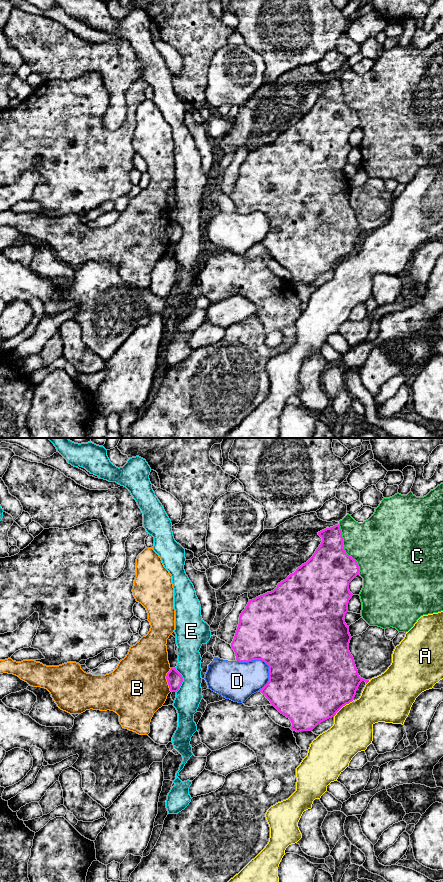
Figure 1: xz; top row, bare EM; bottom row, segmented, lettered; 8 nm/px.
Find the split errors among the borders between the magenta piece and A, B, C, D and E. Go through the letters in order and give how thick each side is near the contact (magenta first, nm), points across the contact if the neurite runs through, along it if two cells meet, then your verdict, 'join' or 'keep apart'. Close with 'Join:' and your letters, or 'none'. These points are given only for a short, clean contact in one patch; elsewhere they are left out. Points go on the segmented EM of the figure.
A: 500/340 nm | keep apart
B: 120/480 nm | keep apart
C: 380/400 nm | join
D: 500/300 nm | keep apart
E: 120/200 nm | along xz (175, 668), (182, 677), (182, 683), (176, 692) | keep apart
Join: C

